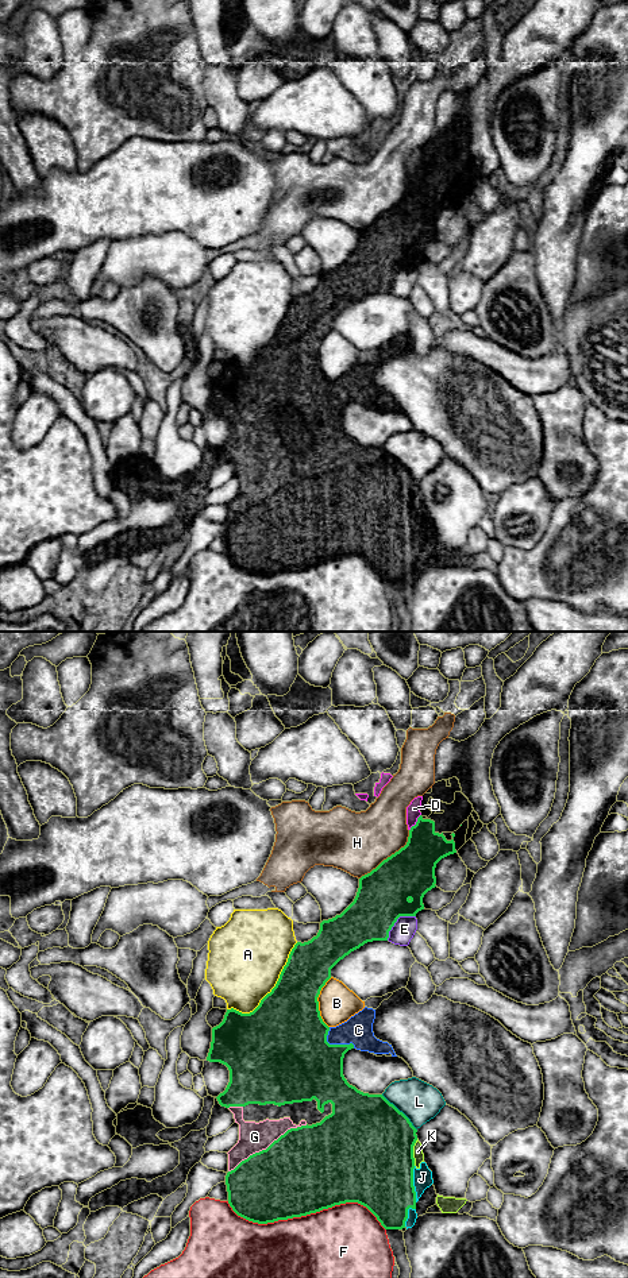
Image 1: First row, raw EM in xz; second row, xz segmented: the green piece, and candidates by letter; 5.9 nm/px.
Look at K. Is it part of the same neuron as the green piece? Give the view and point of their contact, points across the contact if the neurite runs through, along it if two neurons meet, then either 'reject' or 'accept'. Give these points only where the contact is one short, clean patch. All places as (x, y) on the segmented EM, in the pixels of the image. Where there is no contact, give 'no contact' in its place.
contact xz (412, 1153); accept

